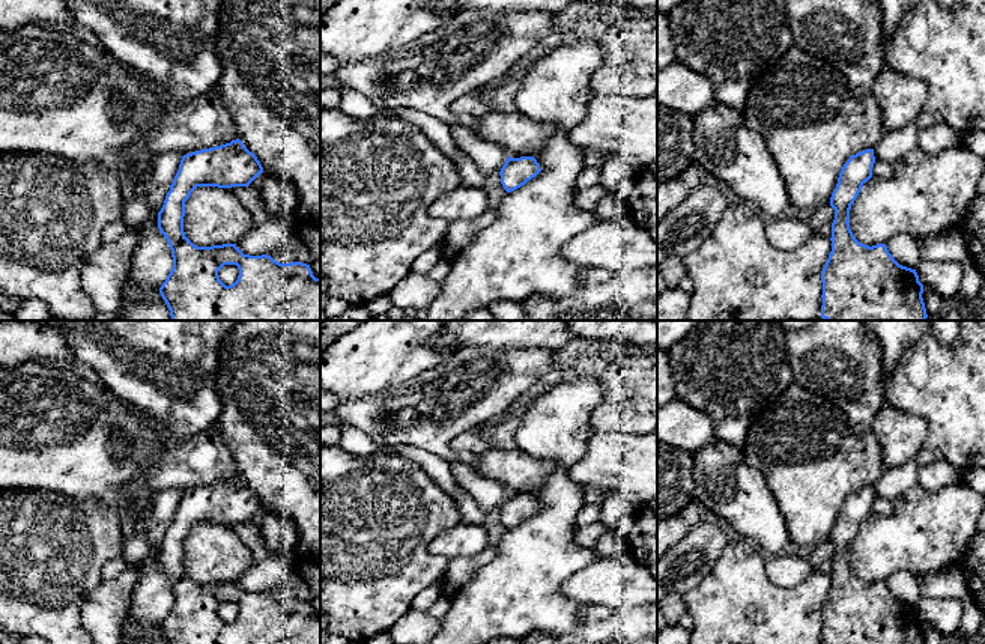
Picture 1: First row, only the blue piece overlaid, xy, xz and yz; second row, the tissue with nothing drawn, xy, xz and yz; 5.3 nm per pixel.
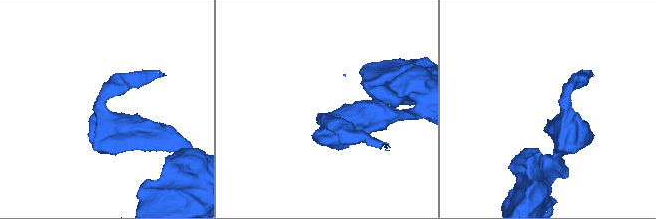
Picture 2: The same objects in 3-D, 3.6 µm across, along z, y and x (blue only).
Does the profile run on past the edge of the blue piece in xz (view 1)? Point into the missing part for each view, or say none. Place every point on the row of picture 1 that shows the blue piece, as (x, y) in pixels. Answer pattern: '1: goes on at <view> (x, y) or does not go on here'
1: does not go on here

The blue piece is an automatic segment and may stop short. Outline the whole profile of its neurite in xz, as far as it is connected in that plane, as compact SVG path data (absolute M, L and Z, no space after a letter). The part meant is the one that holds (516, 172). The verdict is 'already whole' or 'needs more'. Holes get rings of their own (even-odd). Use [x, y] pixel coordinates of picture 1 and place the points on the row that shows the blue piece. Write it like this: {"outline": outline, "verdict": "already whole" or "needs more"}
{"outline": "M508 156L499 172L501 184L507 193L511 193L535 178L540 172L540 164L534 156Z", "verdict": "already whole"}

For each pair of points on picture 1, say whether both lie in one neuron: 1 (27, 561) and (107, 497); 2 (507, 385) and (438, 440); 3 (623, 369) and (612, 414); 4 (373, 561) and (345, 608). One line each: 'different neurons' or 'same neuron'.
1: different neurons
2: same neuron
3: same neuron
4: same neuron

